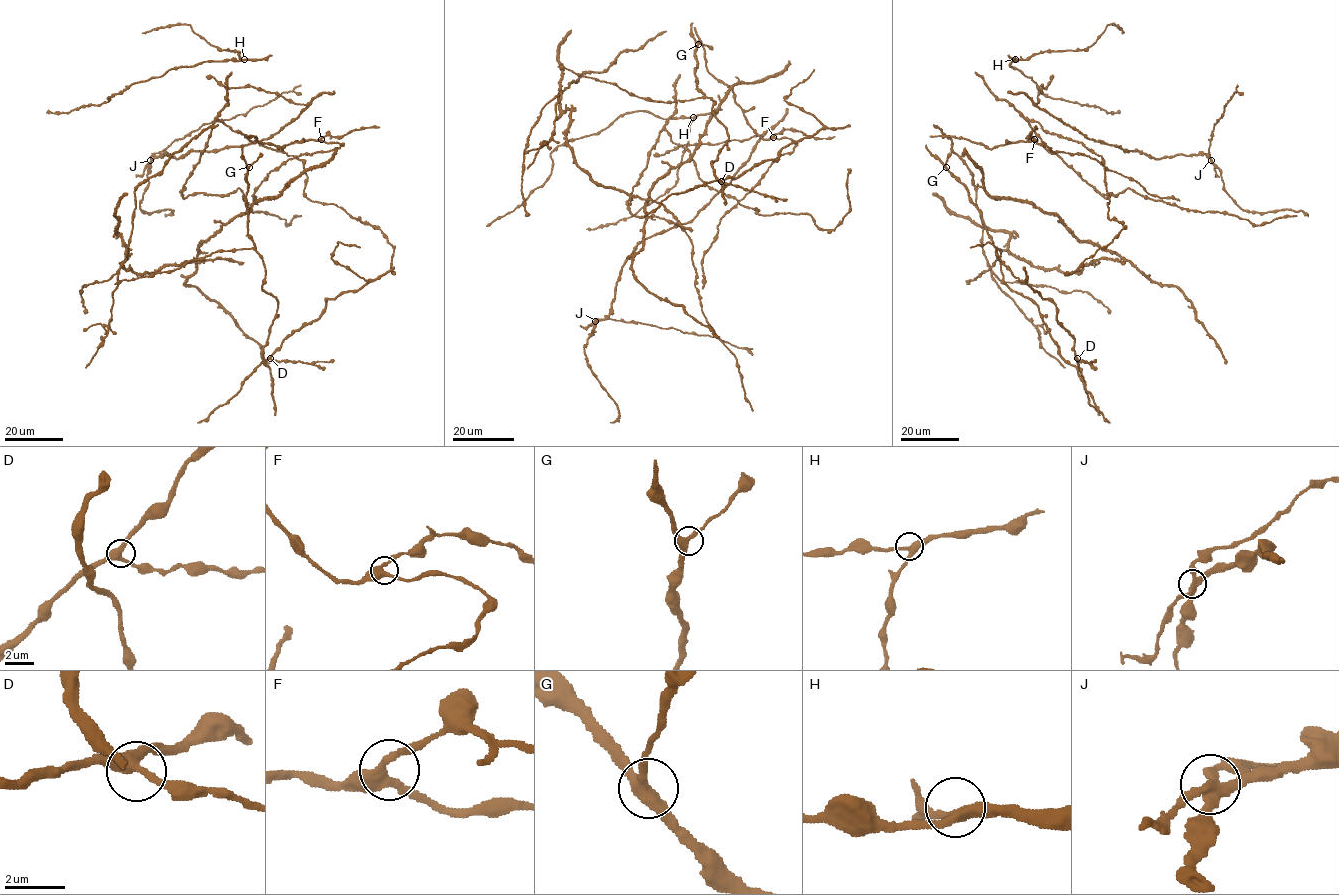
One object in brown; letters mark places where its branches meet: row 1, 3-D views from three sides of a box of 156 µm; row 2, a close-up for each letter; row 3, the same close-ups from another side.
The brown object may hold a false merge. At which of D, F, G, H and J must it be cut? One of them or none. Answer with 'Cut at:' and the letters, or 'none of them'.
Cut at: J

